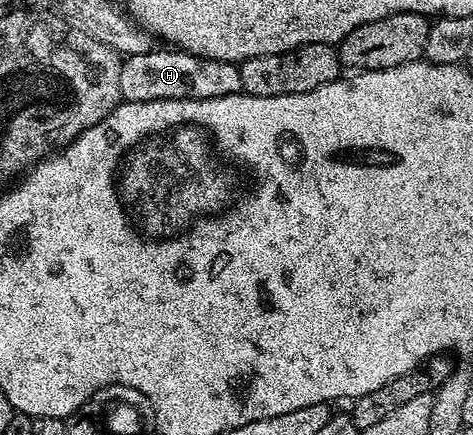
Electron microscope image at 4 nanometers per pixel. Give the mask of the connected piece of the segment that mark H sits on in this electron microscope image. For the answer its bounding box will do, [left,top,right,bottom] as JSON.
[119,48,242,102]

